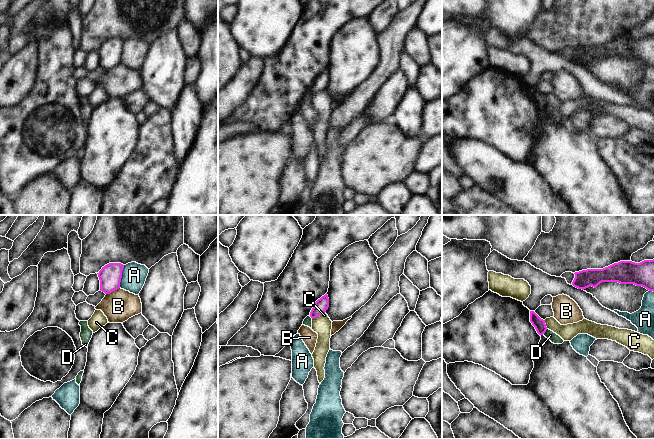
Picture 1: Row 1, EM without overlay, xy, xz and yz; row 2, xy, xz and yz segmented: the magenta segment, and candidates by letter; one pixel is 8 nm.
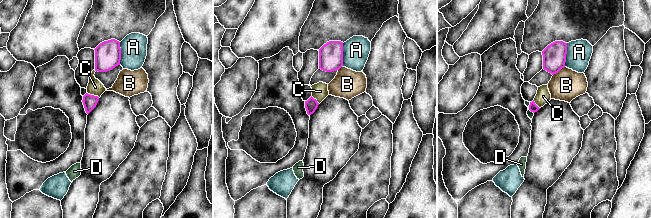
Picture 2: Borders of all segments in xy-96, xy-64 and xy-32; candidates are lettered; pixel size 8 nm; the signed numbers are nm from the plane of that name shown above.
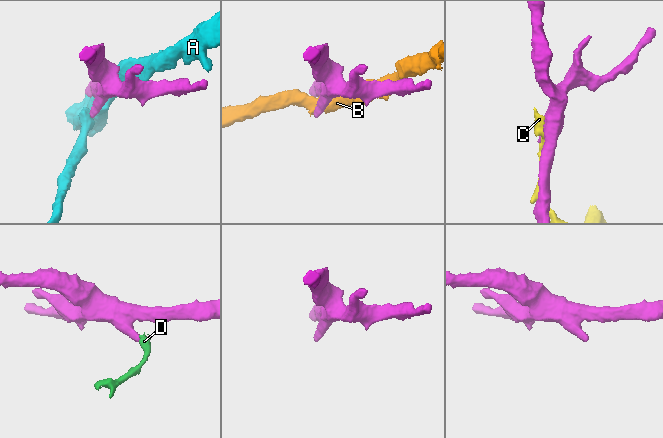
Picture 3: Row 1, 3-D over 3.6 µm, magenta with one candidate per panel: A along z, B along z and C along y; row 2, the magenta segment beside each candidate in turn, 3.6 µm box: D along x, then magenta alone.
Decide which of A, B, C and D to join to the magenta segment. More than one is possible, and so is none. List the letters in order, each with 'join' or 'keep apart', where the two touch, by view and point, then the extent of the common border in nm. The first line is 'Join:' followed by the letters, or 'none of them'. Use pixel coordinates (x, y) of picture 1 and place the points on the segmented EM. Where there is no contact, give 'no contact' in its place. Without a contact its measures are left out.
Join: none of them
A: keep apart; meets magenta in xy at (121, 276); contact 190 nm long
B: keep apart; meets magenta in xy at (112, 291); contact 130 nm long
C: keep apart; meets magenta in xz at (318, 315); contact 120 nm long
D: keep apart; meets magenta in yz at (545, 331); contact 50 nm long

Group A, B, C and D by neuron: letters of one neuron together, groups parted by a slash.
A / B D / C

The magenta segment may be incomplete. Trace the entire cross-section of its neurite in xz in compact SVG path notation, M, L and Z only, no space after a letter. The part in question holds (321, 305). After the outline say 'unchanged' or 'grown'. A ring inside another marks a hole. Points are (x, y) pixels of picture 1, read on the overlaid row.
M326 293L324 296L322 296L320 299L318 299L315 302L315 304L310 312L310 317L313 319L313 318L320 316L321 314L326 312L328 307L329 307L329 298Z; unchanged

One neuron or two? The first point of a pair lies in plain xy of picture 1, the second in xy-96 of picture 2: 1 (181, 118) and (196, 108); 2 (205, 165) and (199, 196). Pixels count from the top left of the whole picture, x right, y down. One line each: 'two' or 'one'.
1: two
2: one

